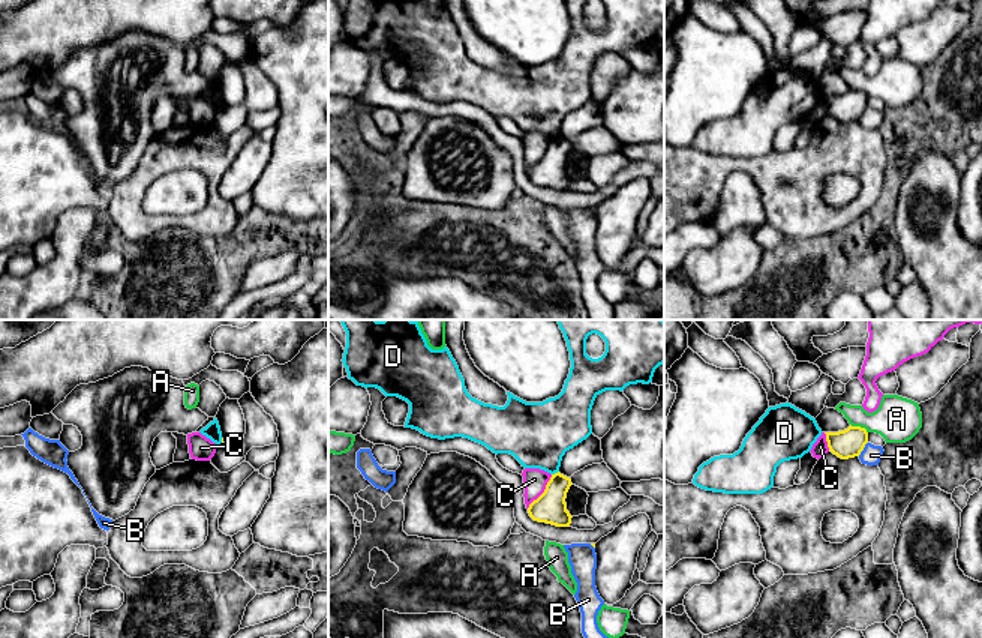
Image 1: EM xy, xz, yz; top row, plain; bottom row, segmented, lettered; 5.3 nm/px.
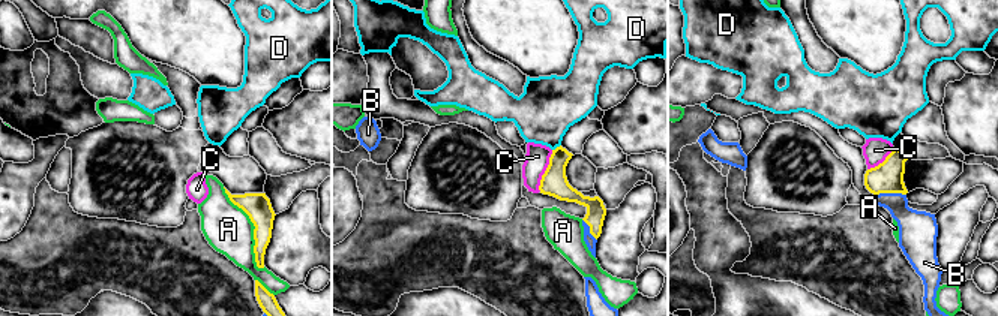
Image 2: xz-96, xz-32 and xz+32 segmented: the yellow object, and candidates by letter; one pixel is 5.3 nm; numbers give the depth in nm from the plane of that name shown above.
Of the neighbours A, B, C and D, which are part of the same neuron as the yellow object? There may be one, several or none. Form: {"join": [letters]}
{"join": []}

